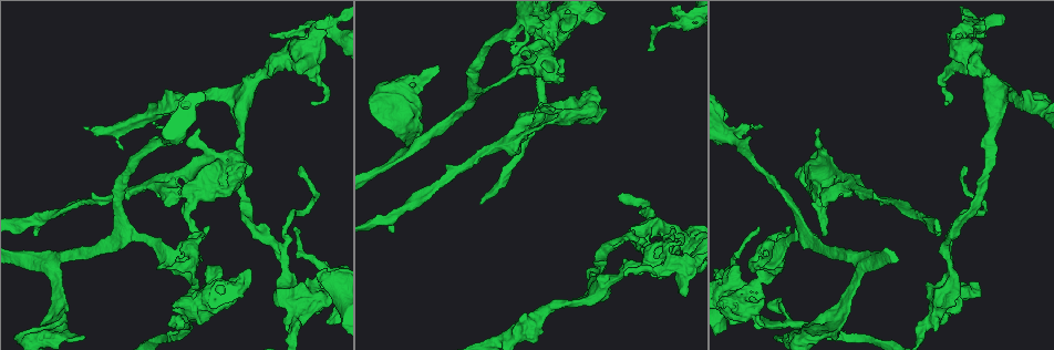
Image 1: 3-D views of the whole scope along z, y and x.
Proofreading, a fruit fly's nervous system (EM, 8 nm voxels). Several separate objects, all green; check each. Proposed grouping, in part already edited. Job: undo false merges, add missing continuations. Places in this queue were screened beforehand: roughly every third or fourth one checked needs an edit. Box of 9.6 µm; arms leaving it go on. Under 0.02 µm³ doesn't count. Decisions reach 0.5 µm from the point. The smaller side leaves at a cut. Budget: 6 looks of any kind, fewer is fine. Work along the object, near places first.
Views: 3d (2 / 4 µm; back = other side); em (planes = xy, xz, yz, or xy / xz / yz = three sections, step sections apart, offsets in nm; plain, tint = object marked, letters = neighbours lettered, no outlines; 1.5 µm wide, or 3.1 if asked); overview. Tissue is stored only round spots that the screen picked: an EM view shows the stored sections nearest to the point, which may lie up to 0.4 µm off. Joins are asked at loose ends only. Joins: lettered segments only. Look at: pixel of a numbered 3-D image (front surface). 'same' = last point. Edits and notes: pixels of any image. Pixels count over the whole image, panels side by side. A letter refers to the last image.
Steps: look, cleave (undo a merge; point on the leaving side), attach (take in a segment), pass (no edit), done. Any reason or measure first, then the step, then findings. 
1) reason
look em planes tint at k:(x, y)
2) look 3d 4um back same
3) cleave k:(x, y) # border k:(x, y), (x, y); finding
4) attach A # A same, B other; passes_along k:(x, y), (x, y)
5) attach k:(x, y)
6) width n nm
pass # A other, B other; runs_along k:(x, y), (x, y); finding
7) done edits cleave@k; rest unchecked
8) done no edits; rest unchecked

stops while still wide
look 3d 2um at 1:(585, 111)

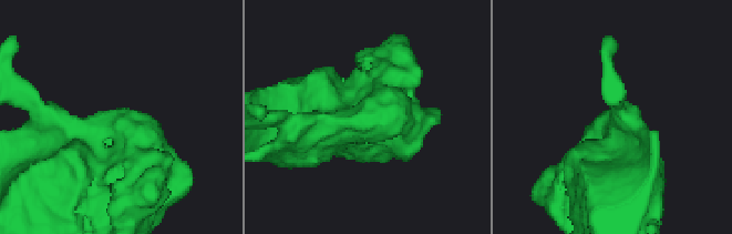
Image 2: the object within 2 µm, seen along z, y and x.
look em xy step 8 tint at 2:(128, 108)

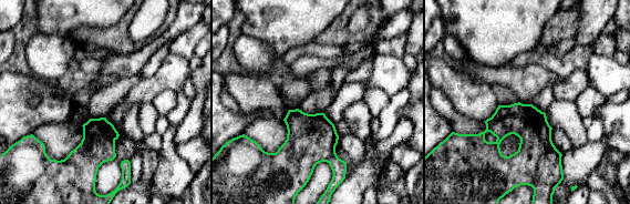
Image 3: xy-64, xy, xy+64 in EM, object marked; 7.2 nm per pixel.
another direction
look em planes letters same

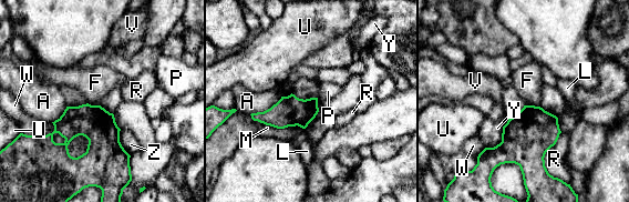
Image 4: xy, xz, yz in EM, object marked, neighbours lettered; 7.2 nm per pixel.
pass # A other, F other, L other, M other, P other, R other, U other, V other, W other, Y other, Z other; runs_along 4:(29, 139), (68, 161), (122, 152); none of them fits

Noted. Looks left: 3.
calibre changes
look 3d 4um at 1:(836, 186)

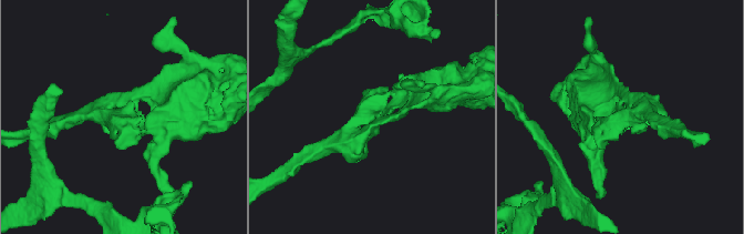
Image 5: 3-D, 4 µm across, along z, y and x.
need the tissue
look em yz step 8 letters at 5:(128, 117)

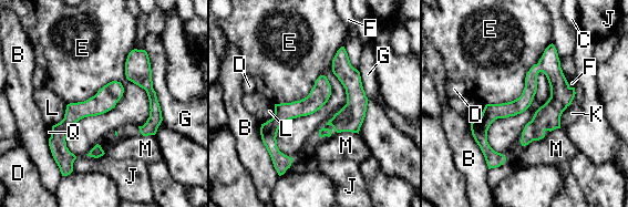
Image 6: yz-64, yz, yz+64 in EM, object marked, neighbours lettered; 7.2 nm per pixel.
pass # B other, C other, D other, E other, F other, G other, J other, K other, L other, M other, Q other; border 6:(552, 42), (517, 97), (486, 104); continuous, no second neuron

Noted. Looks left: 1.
done no edits; rest unchecked

